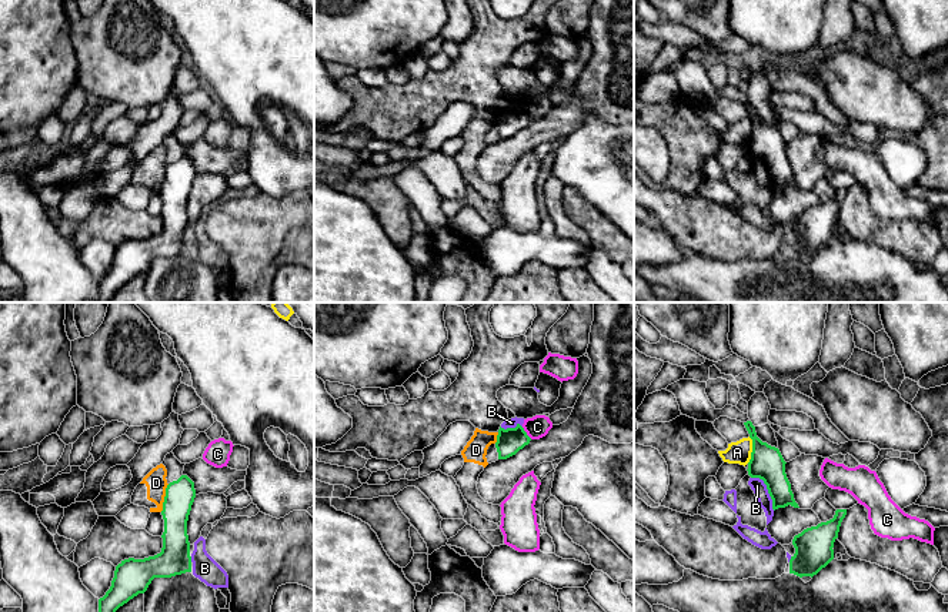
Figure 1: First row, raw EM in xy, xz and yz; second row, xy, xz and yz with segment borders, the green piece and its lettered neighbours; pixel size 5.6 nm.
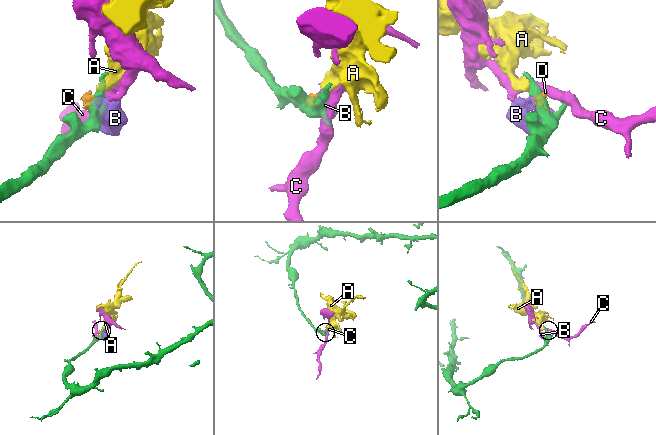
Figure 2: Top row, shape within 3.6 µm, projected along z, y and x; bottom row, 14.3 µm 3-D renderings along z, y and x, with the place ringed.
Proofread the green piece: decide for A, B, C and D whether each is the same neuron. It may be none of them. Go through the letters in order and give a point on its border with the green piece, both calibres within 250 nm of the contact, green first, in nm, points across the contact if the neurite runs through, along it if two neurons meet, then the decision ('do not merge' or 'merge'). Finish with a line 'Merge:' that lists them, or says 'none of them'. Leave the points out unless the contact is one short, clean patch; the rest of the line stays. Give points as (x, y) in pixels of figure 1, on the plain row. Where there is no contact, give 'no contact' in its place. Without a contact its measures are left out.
A: contact yz (753, 130); calibres 190 and 130 nm; border yz (750, 117), (751, 139), (747, 143); do not merge
B: contact yz (767, 169); calibres 190 and 80 nm; do not merge
C: contact xz (526, 113); calibres 150 and 130 nm; do not merge
D: contact xy (164, 179); calibres 170 and 120 nm; border xy (169, 164), (160, 191); do not merge
Merge: none of them

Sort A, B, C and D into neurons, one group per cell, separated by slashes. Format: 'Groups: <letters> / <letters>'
Groups: A / B D / C

